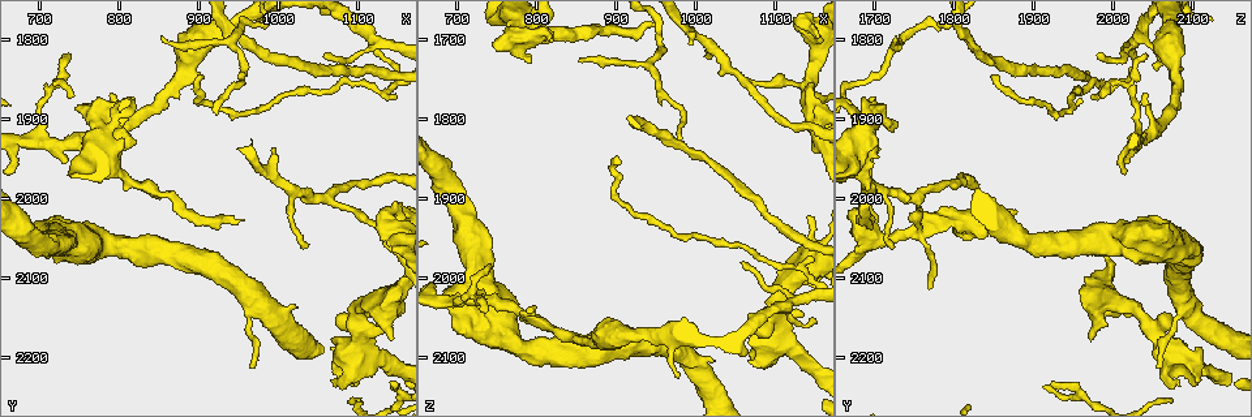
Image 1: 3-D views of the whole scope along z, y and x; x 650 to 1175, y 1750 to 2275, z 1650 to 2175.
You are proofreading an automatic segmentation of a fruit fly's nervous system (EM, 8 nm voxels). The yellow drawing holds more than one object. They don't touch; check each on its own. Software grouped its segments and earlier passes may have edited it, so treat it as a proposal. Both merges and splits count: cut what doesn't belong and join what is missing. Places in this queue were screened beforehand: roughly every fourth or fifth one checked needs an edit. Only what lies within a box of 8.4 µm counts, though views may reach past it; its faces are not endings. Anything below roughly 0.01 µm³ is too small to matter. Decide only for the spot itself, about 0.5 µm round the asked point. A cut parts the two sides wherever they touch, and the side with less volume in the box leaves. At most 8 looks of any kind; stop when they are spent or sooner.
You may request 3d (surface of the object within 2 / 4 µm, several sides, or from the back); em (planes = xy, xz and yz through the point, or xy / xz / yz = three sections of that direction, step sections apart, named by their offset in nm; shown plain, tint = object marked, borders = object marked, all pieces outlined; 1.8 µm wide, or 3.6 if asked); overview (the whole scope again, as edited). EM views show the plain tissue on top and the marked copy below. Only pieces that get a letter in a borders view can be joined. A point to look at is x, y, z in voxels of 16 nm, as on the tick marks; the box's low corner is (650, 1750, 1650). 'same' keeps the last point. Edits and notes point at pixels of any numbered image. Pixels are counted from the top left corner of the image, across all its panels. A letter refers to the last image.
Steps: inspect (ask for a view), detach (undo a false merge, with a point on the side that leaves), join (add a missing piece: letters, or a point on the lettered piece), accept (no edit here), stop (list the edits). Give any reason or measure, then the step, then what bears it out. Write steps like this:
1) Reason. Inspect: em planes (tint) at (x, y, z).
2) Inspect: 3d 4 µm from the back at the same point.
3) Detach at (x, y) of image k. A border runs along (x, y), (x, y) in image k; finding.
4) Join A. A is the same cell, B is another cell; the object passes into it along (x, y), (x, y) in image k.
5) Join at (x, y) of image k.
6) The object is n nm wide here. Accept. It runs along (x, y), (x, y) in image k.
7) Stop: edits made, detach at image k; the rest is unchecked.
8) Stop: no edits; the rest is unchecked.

Calibre changes. Inspect: 3d 2 µm at (1115, 2130, 2005).

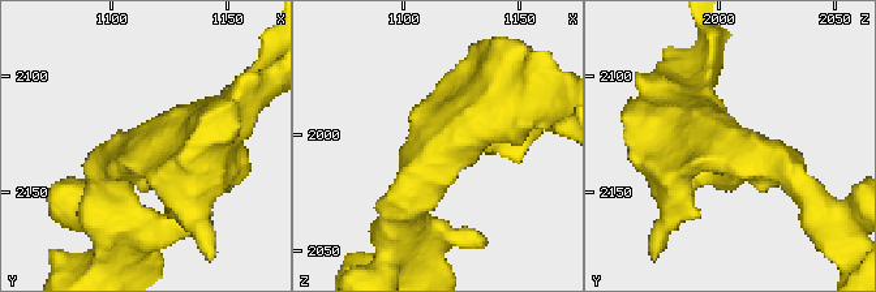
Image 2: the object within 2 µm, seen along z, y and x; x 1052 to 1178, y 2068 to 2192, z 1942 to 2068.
3 arms meet here; the arms are 190, 240, 320 nm wide; now the EM. Inspect: em yz step 4 (tint) at (1119, 2129, 2002).

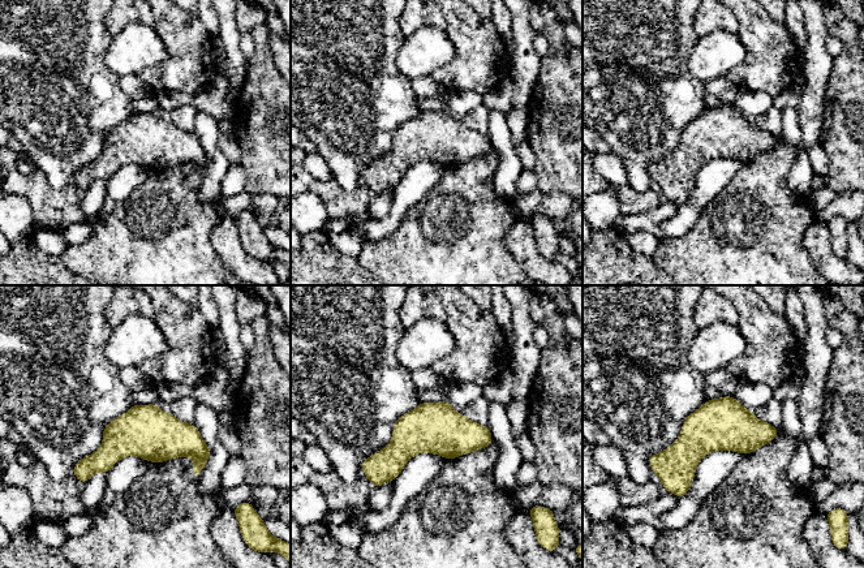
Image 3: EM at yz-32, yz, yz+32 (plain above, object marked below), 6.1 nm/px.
Cut it another way. Inspect: em planes (borders) at the same point.

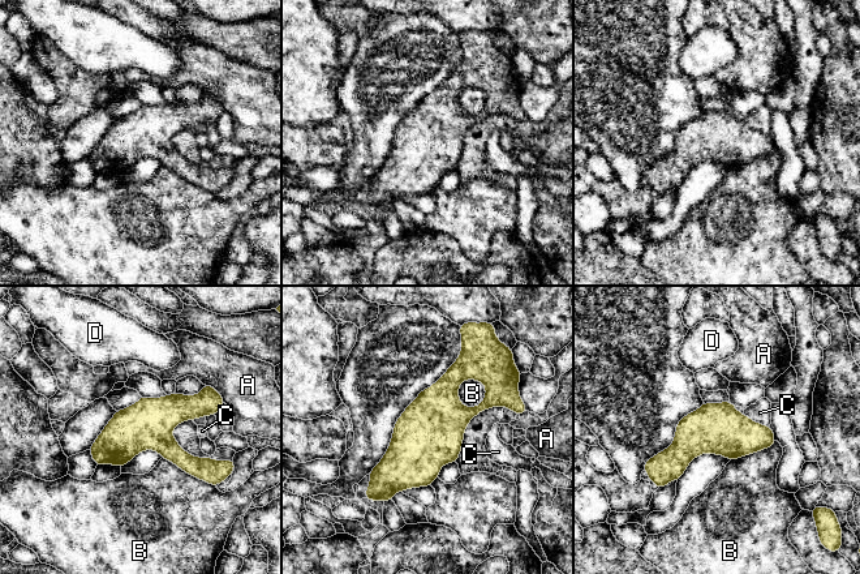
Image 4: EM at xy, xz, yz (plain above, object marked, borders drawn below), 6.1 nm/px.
The longest contact is with B, 200 nm. Accept. A, B, C and D are other cells; a border runs along (464, 378), (459, 399), (476, 407) in image 4; continuous, no second neuron.

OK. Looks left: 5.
Thick end. Inspect: 3d 2 µm at (1075, 2210, 2110).

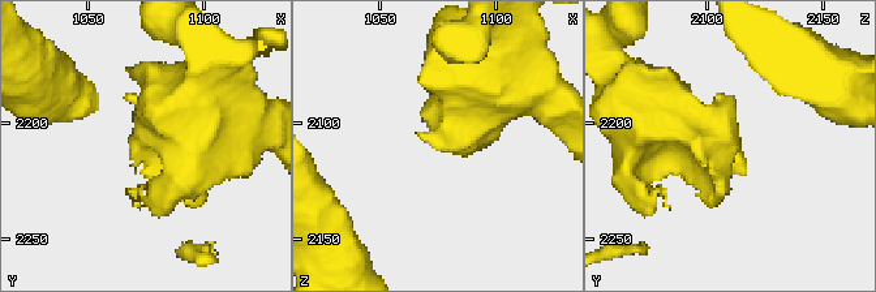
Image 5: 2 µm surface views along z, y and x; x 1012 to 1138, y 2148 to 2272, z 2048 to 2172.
Inspect: em planes (borders) at (1078, 2211, 2111).

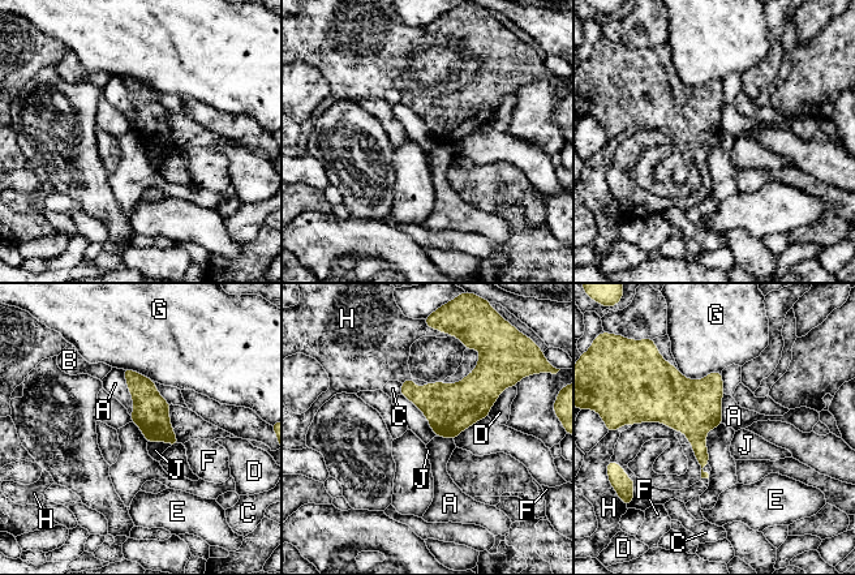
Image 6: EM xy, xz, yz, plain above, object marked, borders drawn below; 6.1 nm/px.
Accept. A, B, C, D, E, F, G, H and J are other cells; a border runs along (121, 369), (132, 398), (130, 416) in image 6; no lettered piece goes on from it.

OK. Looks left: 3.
A fork. Inspect: em xz step 8 (tint) at (710, 1930, 2030).

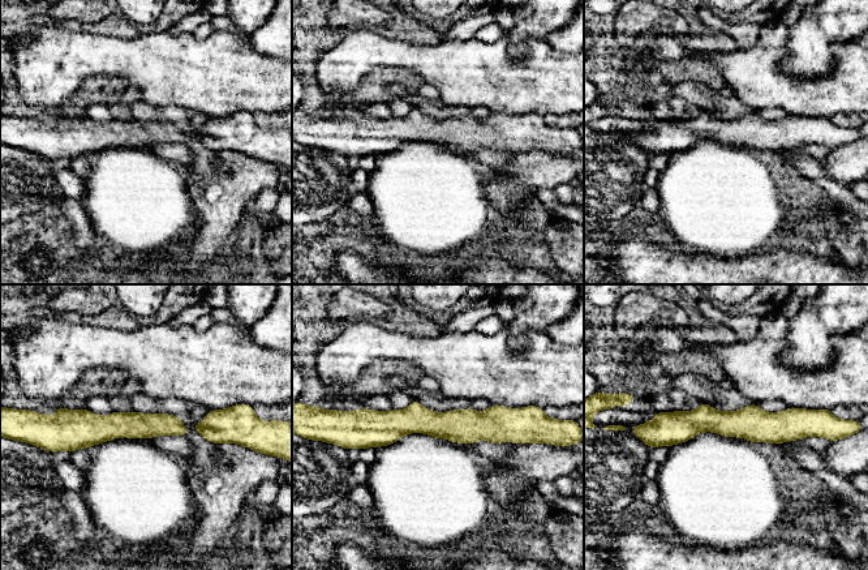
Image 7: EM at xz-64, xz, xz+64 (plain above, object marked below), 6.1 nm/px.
Inspect: em yz step 4 (borders) at the same point.

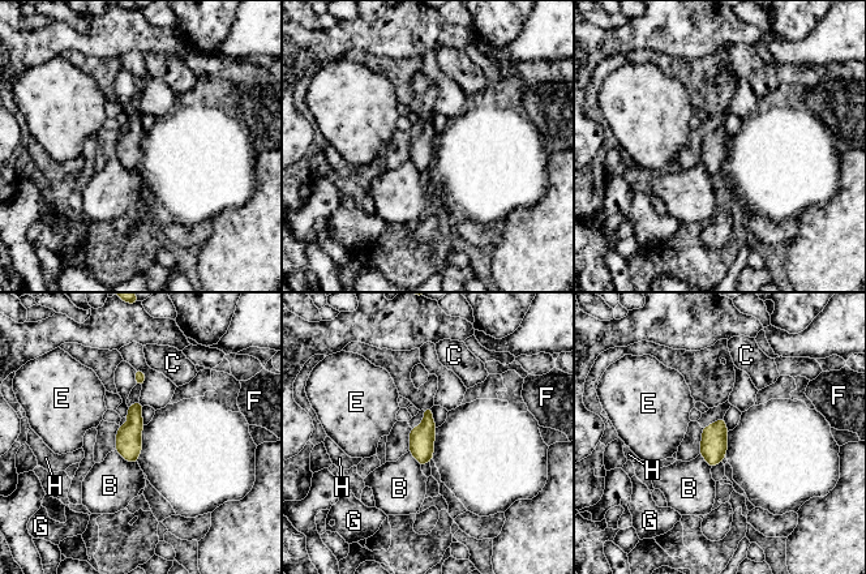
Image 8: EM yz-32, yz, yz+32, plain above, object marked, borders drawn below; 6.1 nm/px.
The object is 160 nm wide here. Accept. B, C, E, F, G and H are other cells; a border runs along (115, 450), (127, 461), (136, 462) in image 8; all the same neuron.

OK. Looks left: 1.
Stop: no edits; the rest is unchecked.

